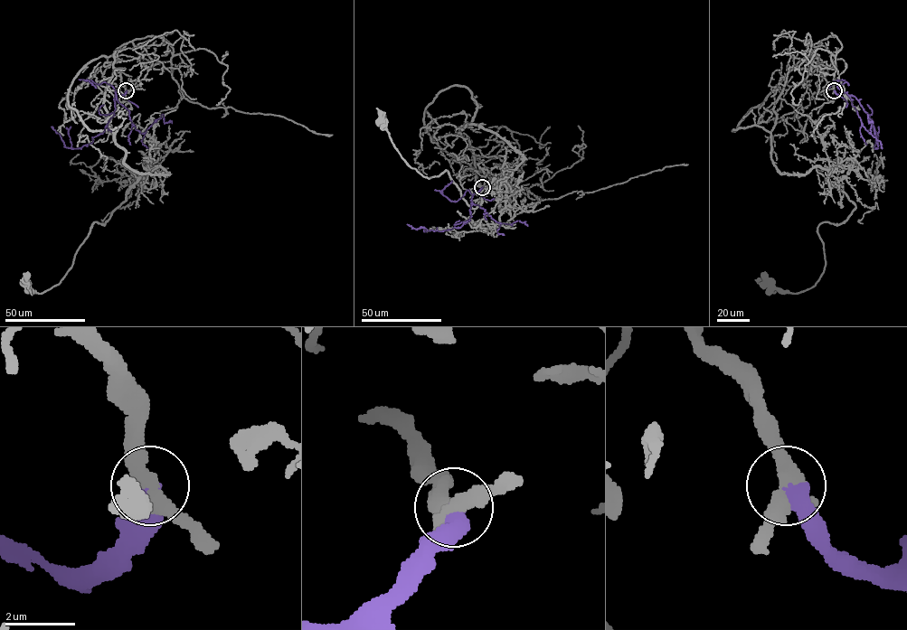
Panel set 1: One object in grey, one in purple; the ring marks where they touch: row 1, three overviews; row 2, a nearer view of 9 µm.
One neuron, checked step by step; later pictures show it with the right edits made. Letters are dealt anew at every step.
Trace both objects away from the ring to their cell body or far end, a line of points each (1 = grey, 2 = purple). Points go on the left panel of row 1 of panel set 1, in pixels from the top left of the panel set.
1: (127, 90), (114, 68), (124, 163), (166, 174), (149, 169), (91, 225), (59, 284), (26, 280)
2: (127, 90), (117, 92), (113, 116), (105, 129), (88, 145), (66, 147), (51, 126)

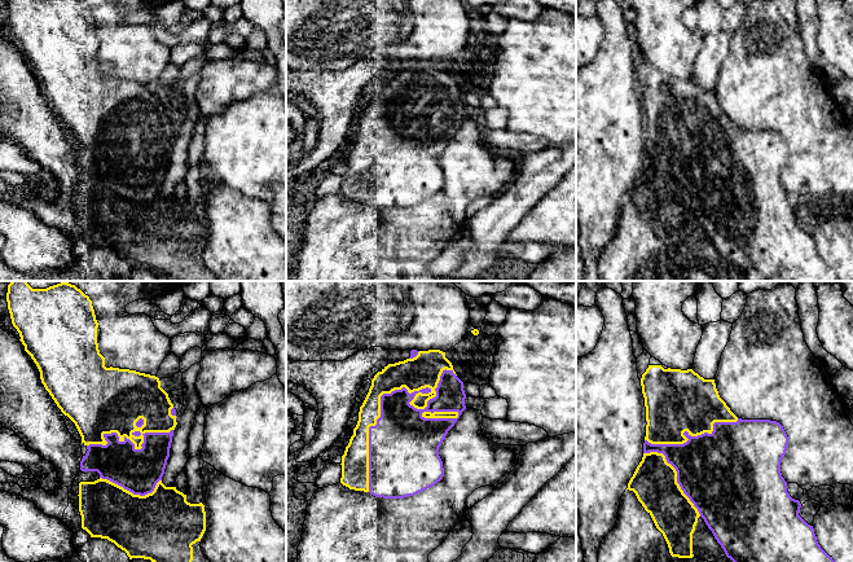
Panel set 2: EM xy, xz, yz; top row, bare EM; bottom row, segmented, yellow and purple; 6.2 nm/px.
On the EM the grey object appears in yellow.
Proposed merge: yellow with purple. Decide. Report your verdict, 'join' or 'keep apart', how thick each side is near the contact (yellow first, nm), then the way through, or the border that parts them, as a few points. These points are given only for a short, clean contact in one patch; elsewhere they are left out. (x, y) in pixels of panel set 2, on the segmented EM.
join | 200/300 nm

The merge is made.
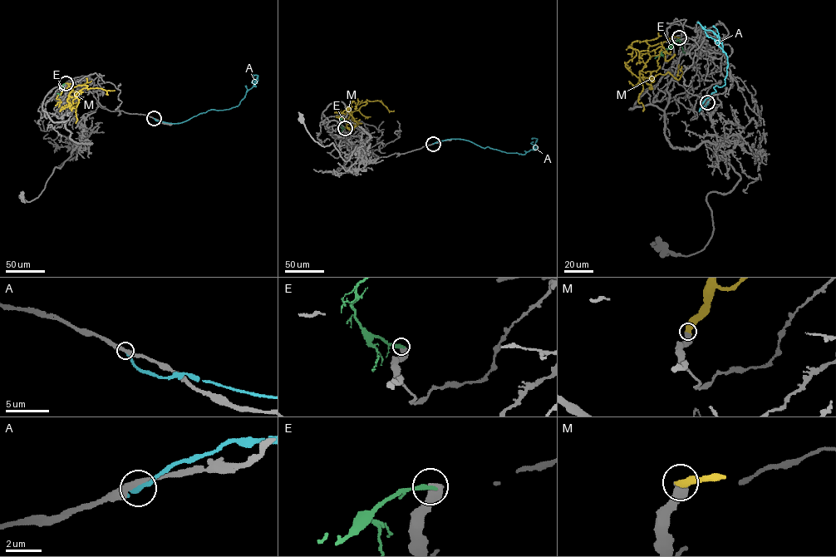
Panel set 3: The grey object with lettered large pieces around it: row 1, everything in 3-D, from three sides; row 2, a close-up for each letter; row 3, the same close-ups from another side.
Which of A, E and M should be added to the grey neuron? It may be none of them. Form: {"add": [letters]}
{"add": ["M"]}

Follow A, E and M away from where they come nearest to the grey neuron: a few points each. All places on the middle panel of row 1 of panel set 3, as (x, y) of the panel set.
A: (433, 144), (445, 140), (464, 140), (484, 148), (488, 146), (523, 155), (534, 150), (537, 139), (531, 138)
E: (344, 128), (340, 125), (341, 119), (336, 117)
M: (345, 128), (351, 113), (366, 103), (356, 105), (354, 99), (358, 101), (355, 108)

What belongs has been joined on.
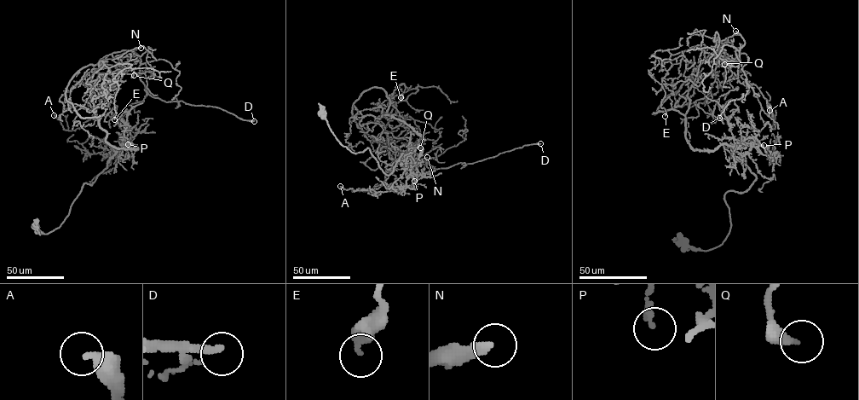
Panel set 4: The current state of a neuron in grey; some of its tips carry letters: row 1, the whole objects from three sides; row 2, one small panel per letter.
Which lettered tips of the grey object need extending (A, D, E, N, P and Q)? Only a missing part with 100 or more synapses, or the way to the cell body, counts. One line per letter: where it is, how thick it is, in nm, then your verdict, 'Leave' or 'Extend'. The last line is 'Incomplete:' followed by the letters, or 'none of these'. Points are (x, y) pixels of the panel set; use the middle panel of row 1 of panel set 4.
A: Place: (340, 186). Thickness 360 nm. Leave
D: Place: (540, 143). Thickness 240 nm. Extend
E: Place: (400, 97). Thickness 340 nm. Leave
N: Place: (427, 157). Thickness 240 nm. Extend
P: Place: (414, 181). Thickness 240 nm. Leave
Q: Place: (420, 147). Thickness 300 nm. Leave
Incomplete: D, N

